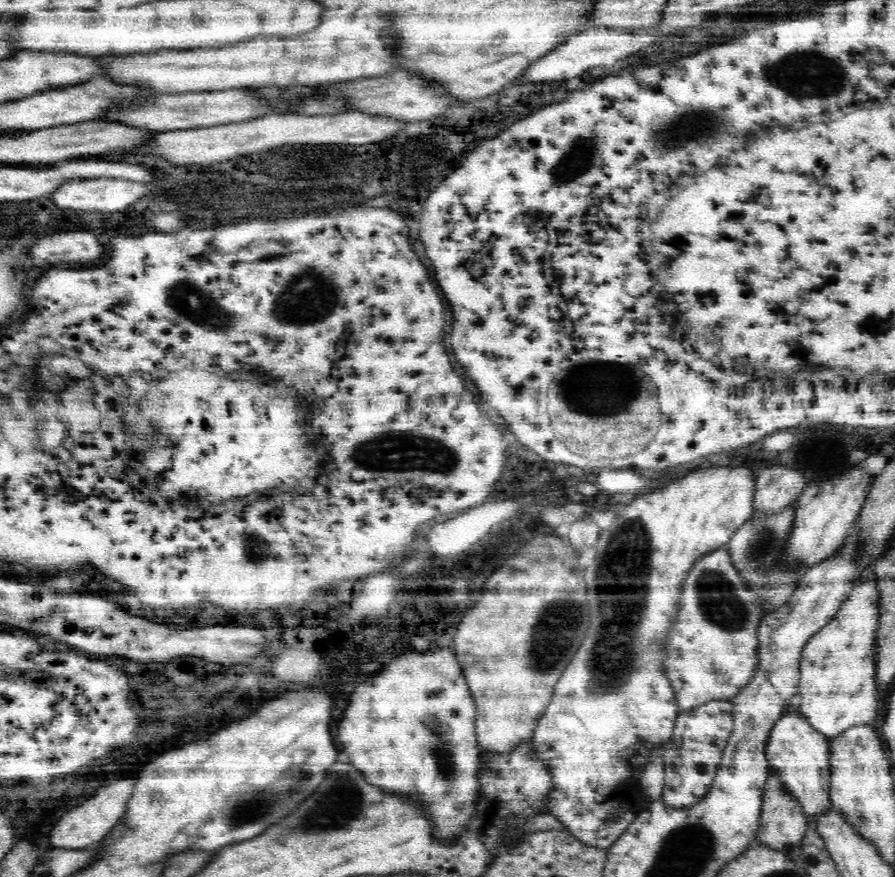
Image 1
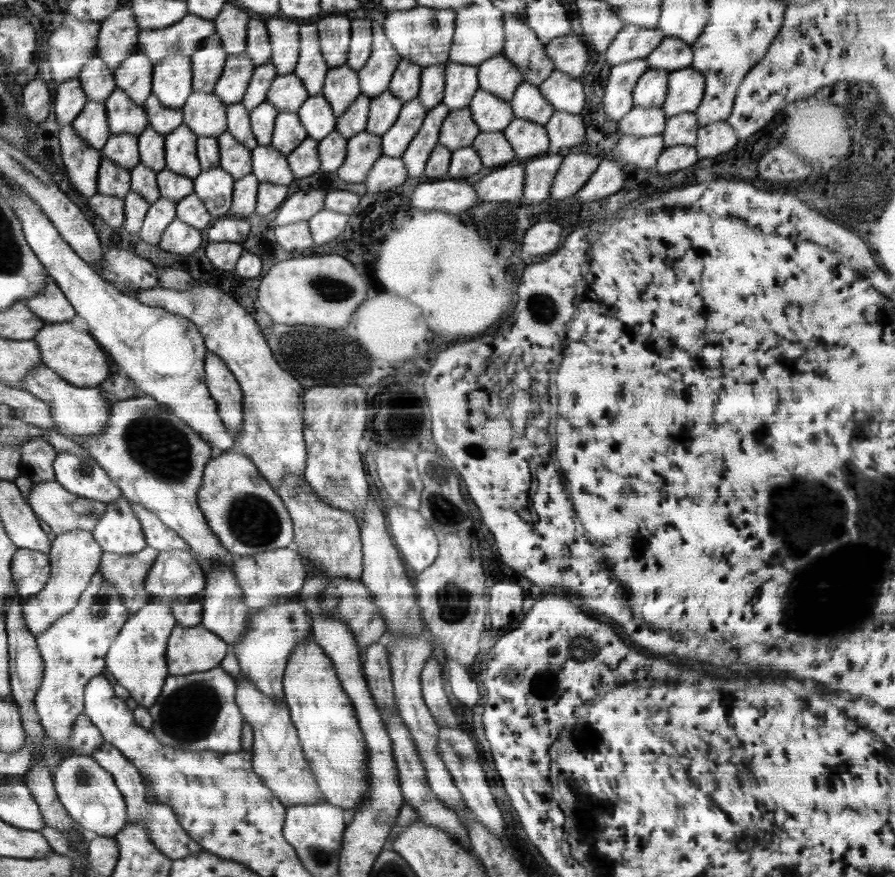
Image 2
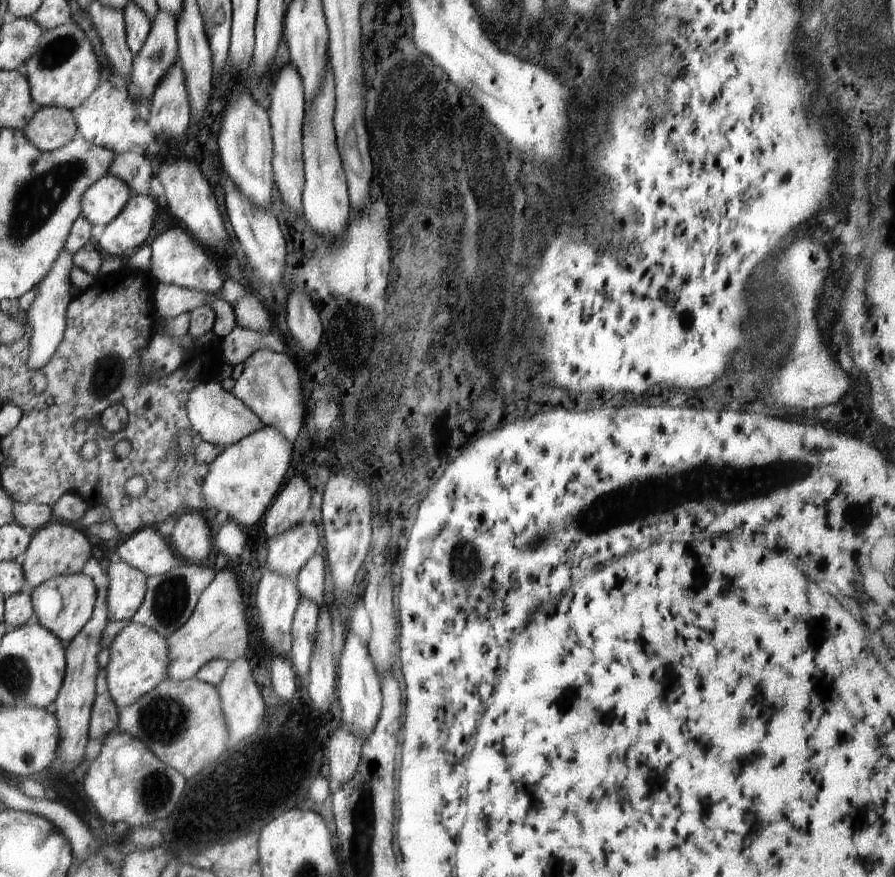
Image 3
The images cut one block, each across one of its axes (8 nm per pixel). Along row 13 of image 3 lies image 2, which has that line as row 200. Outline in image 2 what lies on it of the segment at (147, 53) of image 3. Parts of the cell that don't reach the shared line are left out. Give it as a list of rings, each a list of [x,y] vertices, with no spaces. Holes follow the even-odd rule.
[[[158,198],[148,207],[142,228],[138,232],[140,238],[152,246],[157,245],[162,238],[162,232],[168,228],[170,222],[174,222],[175,208],[176,202]]]

